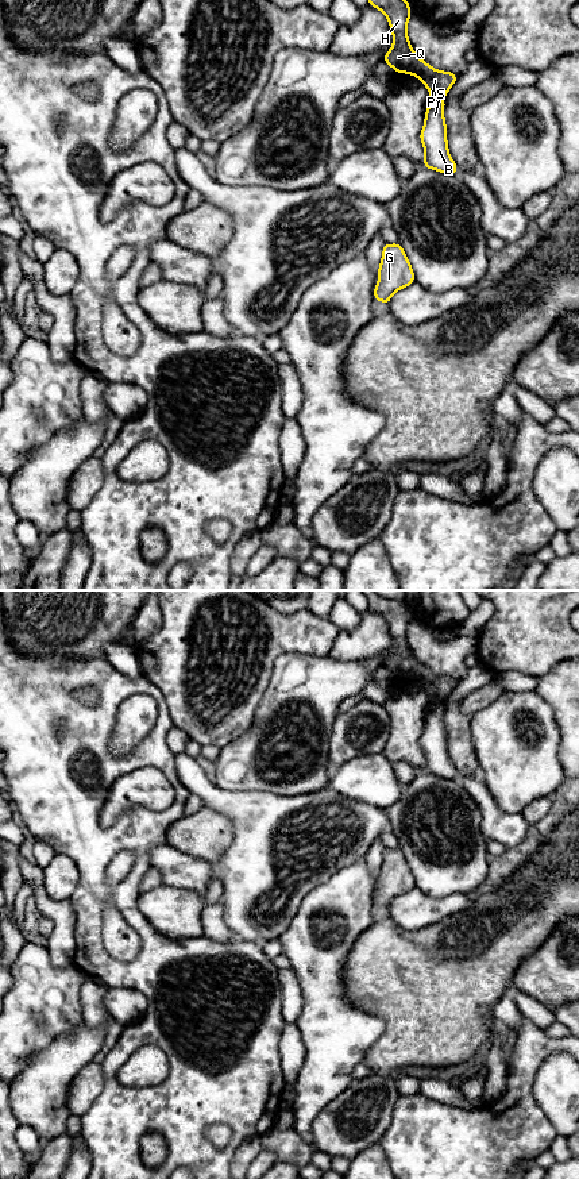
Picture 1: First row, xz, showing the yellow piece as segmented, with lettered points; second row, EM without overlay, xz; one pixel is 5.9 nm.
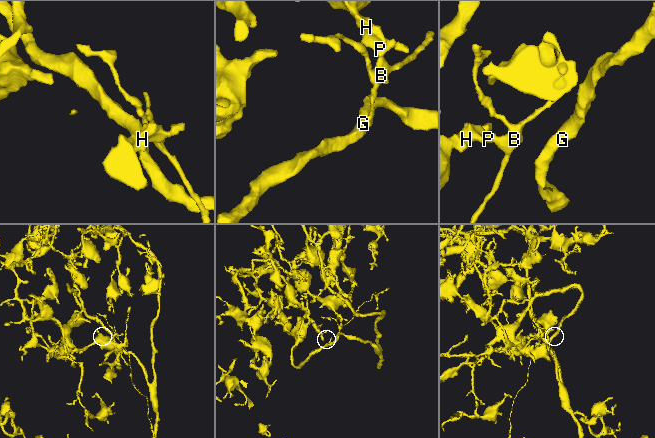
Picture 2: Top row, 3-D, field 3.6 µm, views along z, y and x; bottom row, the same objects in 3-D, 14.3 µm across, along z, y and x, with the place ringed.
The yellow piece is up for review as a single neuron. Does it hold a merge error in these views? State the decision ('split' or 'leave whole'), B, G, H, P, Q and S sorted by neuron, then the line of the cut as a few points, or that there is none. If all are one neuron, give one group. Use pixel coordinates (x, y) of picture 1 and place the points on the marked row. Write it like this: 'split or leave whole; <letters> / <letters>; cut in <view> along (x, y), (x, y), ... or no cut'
split; B S / G H P Q; cut in xz along (442, 97), (432, 100)

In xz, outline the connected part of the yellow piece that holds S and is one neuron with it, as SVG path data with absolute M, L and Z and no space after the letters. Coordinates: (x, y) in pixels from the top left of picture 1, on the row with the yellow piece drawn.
M435 99L426 108L424 127L420 134L425 150L424 167L444 174L456 174L458 166L448 151L444 107L443 99Z

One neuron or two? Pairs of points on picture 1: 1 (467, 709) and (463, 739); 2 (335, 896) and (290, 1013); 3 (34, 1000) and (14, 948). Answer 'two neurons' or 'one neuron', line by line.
1: two neurons
2: two neurons
3: two neurons

